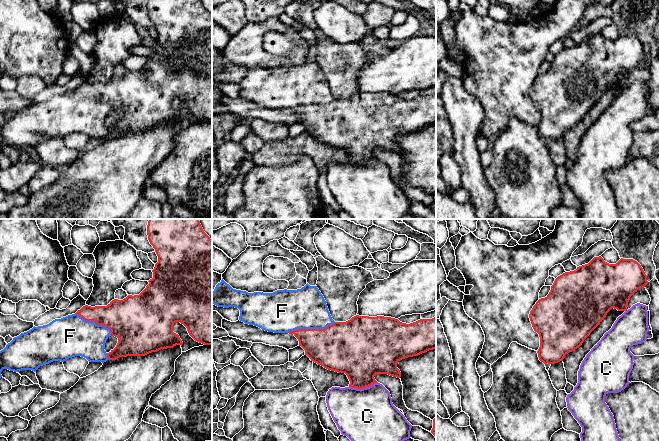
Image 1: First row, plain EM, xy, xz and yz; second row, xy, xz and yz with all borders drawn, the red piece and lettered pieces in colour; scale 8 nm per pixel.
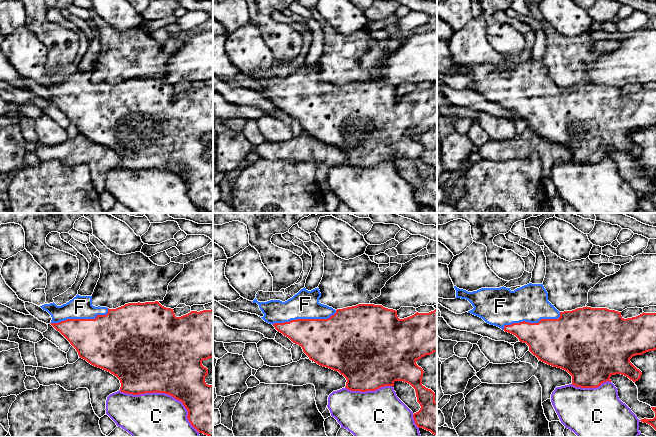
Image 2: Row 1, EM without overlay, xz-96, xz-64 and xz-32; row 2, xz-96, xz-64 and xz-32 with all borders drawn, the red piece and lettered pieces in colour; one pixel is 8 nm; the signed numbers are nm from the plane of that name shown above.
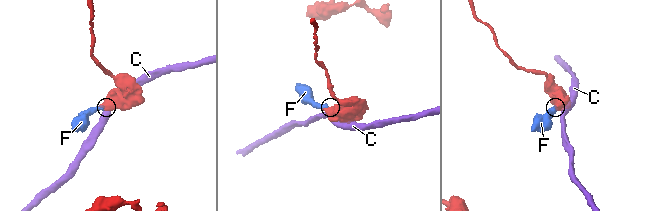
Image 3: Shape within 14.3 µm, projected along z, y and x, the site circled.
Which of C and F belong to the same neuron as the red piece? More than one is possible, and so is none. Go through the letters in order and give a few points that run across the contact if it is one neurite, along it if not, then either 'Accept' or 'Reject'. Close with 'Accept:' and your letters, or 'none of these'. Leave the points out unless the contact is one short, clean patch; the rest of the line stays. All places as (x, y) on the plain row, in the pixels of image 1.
C: Reject
F: Accept
Accept: F

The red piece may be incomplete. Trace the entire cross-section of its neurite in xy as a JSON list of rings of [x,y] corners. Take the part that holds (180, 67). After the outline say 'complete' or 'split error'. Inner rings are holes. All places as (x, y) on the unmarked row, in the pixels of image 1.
[[[148,0],[147,11],[158,32],[158,38],[152,46],[153,54],[139,71],[128,71],[123,76],[114,75],[107,82],[85,81],[75,90],[55,95],[47,101],[34,102],[14,113],[0,127],[0,154],[3,145],[36,148],[42,141],[53,137],[64,138],[75,132],[84,133],[89,138],[104,139],[119,133],[145,132],[161,125],[182,122],[179,111],[173,108],[175,98],[183,100],[195,117],[212,121],[212,16],[204,8],[201,0]],[[109,112],[117,113],[118,119],[113,126],[106,129],[104,124]]] | split error

